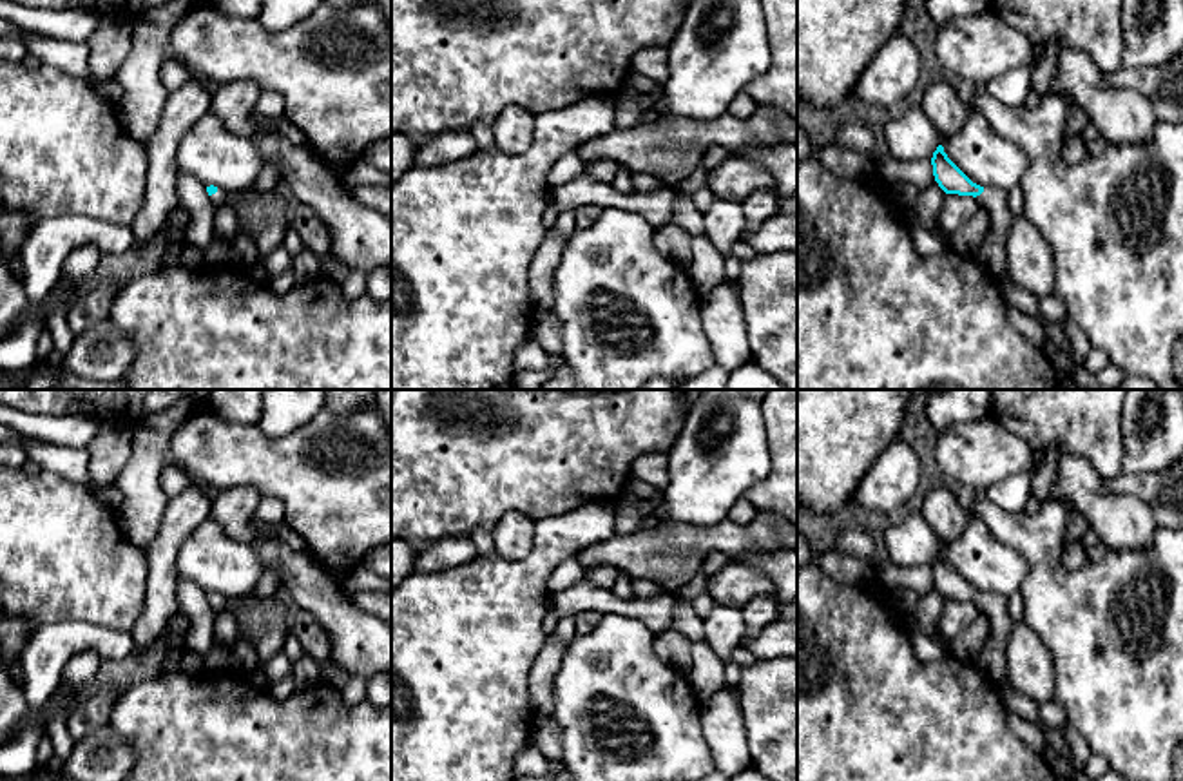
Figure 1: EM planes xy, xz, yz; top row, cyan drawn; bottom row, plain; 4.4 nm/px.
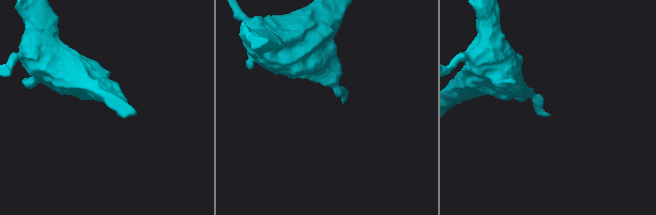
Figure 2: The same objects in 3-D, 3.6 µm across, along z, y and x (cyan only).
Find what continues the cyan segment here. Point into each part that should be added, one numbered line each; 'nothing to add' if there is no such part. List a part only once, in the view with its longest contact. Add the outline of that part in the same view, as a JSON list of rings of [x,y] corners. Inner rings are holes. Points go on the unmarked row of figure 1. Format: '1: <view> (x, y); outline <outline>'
1: yz (991, 662); outline [[[984,594],[978,609],[991,620],[991,632],[975,665],[996,685],[1005,680],[1005,645],[1015,623],[1007,614],[1007,600],[998,594]]]

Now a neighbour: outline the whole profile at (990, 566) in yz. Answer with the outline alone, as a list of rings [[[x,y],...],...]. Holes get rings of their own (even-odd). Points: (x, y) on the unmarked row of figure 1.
[[[973,515],[962,536],[953,544],[944,544],[940,551],[973,589],[1005,600],[1020,593],[1029,573],[1029,564],[1020,549],[996,540]]]

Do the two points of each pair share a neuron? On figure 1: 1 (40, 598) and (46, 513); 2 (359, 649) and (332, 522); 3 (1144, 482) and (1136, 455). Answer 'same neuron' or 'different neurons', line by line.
1: same neuron
2: different neurons
3: different neurons

